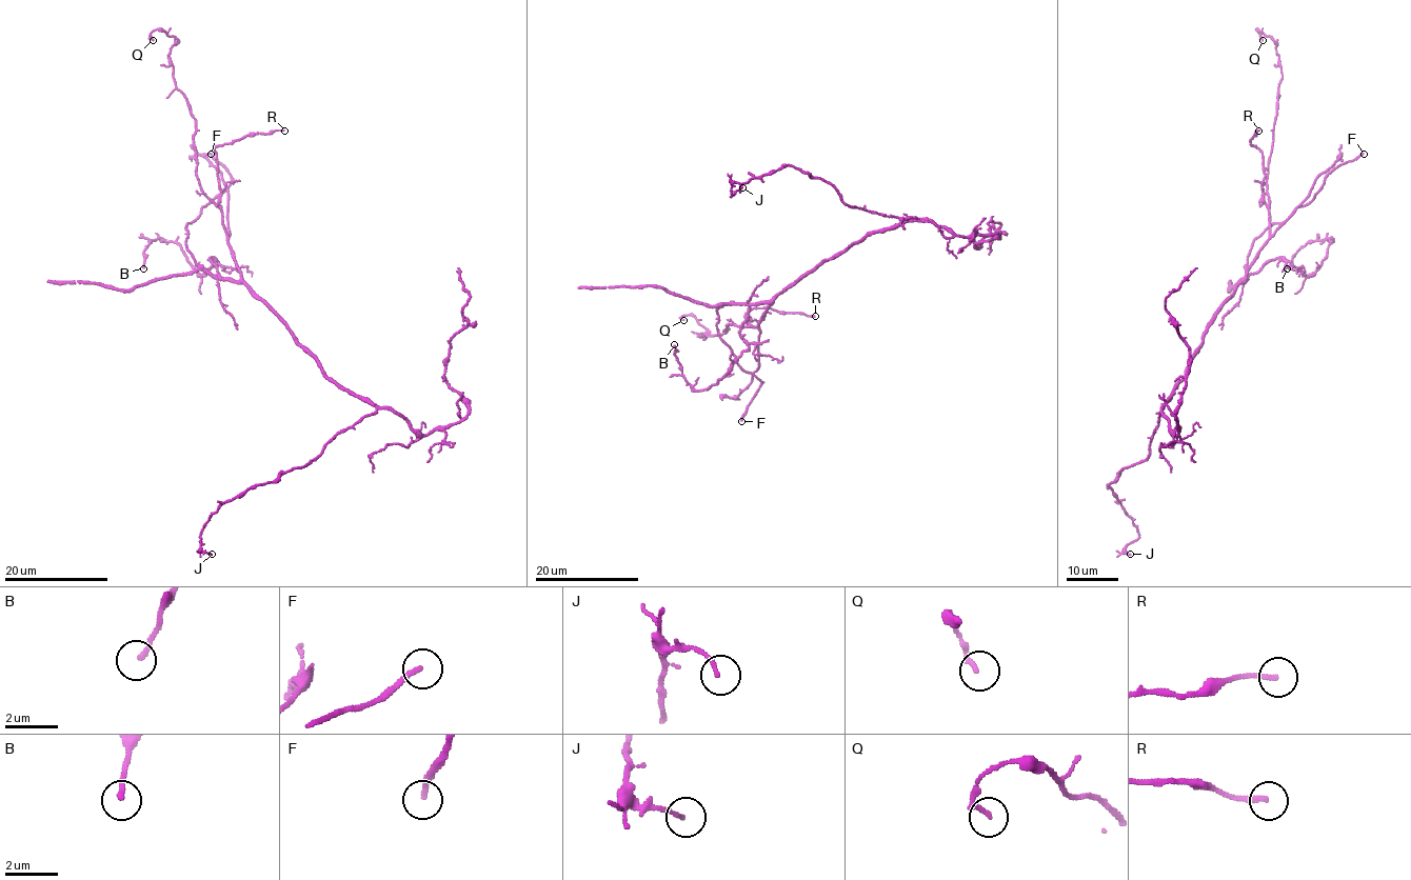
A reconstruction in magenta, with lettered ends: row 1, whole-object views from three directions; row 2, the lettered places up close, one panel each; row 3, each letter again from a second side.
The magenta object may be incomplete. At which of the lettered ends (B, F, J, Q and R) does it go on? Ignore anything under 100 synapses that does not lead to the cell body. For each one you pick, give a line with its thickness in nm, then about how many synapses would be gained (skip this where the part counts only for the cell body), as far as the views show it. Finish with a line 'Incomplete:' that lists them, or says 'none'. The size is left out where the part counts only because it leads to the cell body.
F: 190 nm
Incomplete: F

